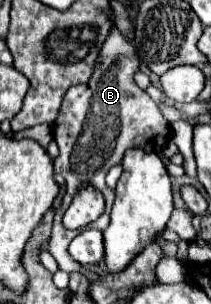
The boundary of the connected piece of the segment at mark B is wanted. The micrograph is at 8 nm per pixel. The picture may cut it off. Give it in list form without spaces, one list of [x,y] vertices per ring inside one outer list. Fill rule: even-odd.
[[[113,27],[111,35],[107,37],[107,41],[101,49],[101,55],[97,59],[91,79],[85,85],[69,87],[69,91],[65,93],[59,117],[53,125],[53,139],[59,145],[59,157],[53,161],[53,165],[55,165],[55,173],[63,175],[67,193],[63,195],[63,205],[55,213],[53,233],[49,239],[49,253],[57,259],[61,271],[67,271],[67,273],[77,271],[91,283],[96,281],[99,276],[84,268],[83,265],[75,263],[71,259],[71,255],[67,253],[67,247],[69,247],[73,235],[77,235],[77,231],[67,231],[61,223],[61,217],[63,217],[65,209],[69,207],[73,193],[77,191],[79,185],[87,185],[87,183],[93,183],[97,189],[103,191],[105,201],[107,201],[105,213],[93,223],[95,229],[103,231],[109,225],[109,213],[111,213],[111,205],[115,199],[115,191],[111,191],[105,185],[107,171],[113,165],[121,163],[127,149],[139,147],[143,151],[157,151],[157,139],[159,139],[159,151],[161,151],[163,143],[167,143],[167,139],[169,139],[167,119],[161,115],[157,103],[143,89],[139,89],[133,79],[133,75],[137,71],[139,71],[139,59],[137,59],[133,43],[127,41],[125,37],[121,37],[119,29]]]

